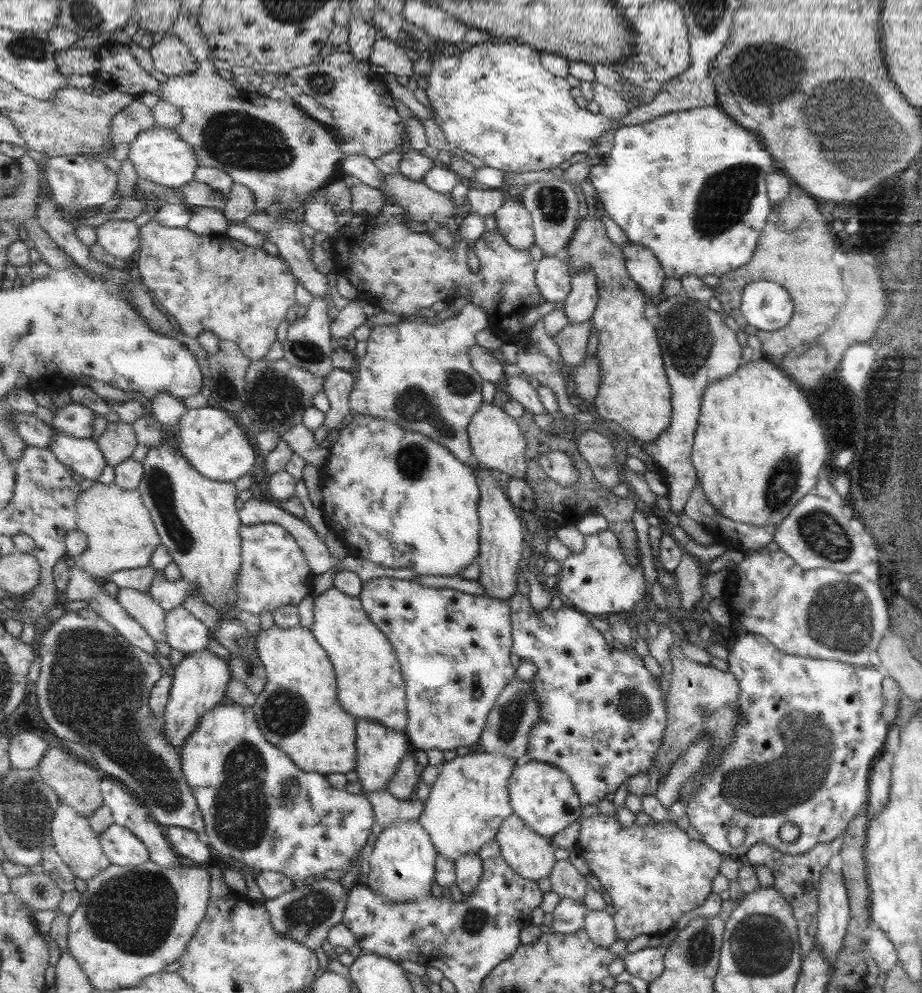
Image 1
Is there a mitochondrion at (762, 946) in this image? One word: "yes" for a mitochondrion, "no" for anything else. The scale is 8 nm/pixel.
yes

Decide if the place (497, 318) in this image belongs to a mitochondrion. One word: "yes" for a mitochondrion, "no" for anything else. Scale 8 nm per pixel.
no

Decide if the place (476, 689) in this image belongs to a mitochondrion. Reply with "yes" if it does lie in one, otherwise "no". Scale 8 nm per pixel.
yes

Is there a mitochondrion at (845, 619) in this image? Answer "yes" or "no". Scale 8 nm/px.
yes

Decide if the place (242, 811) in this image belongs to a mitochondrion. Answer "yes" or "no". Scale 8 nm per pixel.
yes

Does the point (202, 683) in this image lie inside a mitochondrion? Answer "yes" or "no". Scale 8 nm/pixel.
no

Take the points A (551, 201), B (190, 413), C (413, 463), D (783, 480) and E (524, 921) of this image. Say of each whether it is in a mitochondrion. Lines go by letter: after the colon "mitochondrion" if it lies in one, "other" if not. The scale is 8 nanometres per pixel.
A: mitochondrion
B: other
C: mitochondrion
D: mitochondrion
E: other

